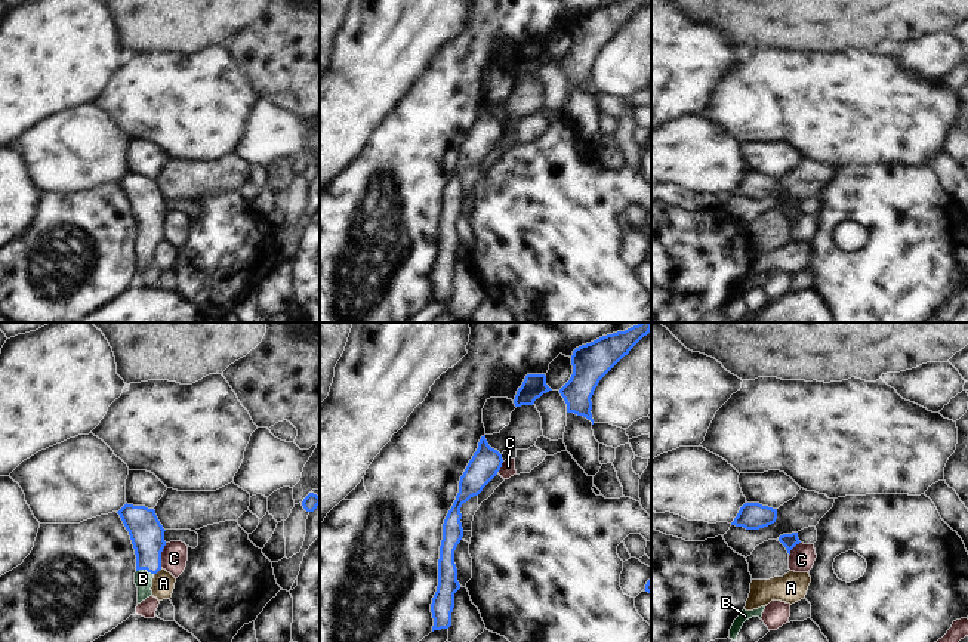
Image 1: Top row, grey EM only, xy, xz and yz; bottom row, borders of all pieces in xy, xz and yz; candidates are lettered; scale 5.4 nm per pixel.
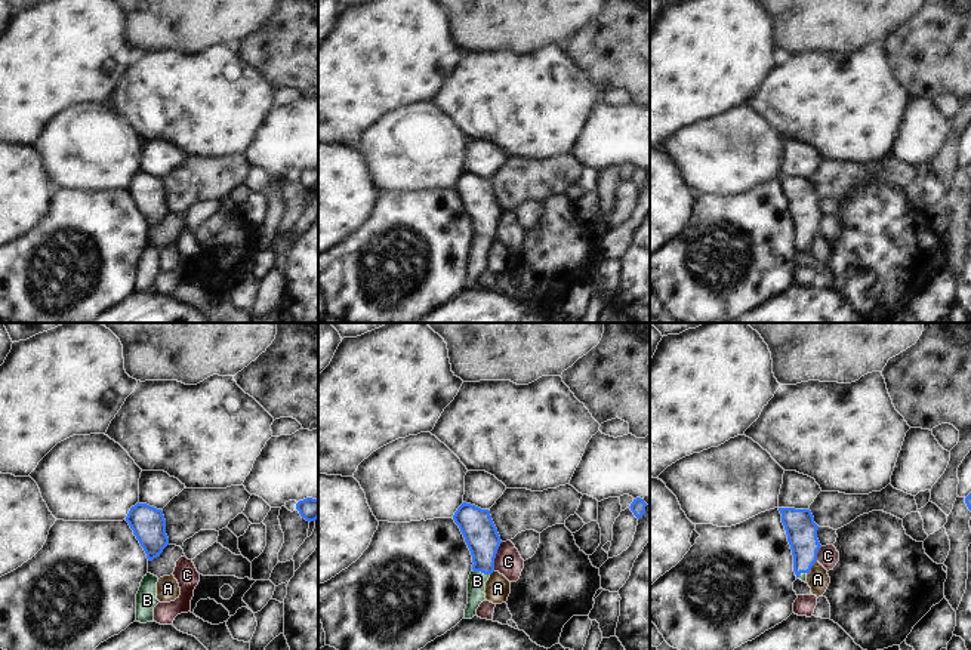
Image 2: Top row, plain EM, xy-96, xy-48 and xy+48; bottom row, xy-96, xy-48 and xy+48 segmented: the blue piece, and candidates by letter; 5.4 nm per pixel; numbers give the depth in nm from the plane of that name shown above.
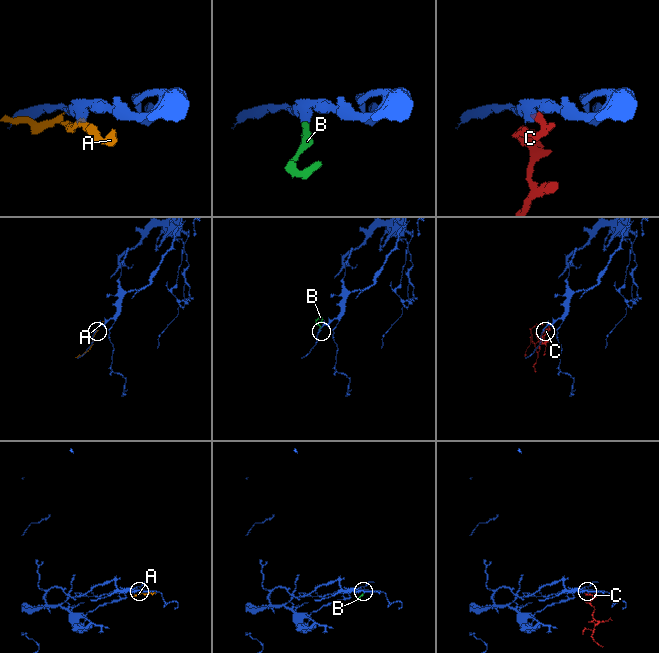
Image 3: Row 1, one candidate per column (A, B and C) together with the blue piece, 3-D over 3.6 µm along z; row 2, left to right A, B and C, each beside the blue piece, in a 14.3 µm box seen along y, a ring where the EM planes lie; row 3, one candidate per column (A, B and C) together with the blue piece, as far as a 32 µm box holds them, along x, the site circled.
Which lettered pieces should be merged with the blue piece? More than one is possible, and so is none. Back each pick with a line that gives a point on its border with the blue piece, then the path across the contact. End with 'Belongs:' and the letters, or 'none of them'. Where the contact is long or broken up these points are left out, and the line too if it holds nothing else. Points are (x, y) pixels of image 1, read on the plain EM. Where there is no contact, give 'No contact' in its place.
B: Touches blue at xy (145, 237). Path across: xy (147, 203), (145, 237), (142, 247)
Belongs: B.

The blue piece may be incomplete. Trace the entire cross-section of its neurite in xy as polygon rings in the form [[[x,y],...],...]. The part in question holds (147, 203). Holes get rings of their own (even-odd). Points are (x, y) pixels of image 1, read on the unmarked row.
[[[126,172],[117,182],[129,200],[135,217],[135,253],[138,256],[138,272],[141,272],[152,265],[152,247],[161,238],[166,198],[160,192],[154,178]]]

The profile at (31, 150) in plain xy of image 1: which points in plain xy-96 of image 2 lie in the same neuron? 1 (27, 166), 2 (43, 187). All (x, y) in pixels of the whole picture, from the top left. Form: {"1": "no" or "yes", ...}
{"1": "no", "2": "no"}

